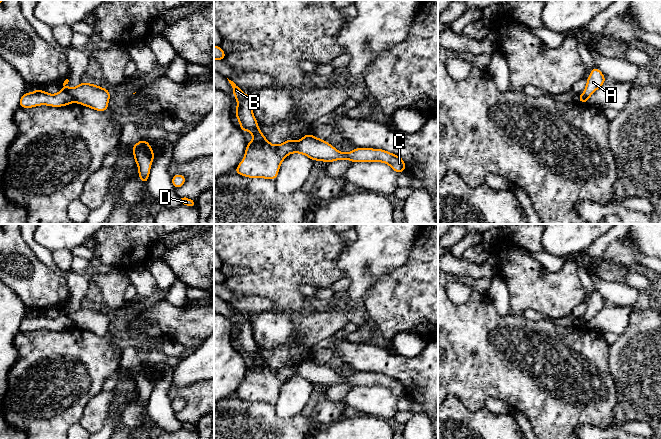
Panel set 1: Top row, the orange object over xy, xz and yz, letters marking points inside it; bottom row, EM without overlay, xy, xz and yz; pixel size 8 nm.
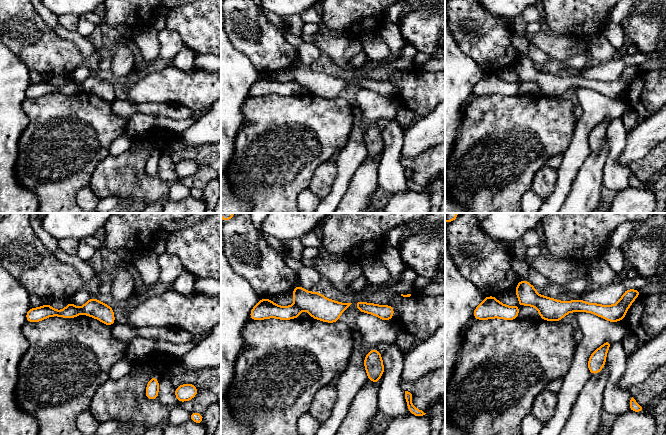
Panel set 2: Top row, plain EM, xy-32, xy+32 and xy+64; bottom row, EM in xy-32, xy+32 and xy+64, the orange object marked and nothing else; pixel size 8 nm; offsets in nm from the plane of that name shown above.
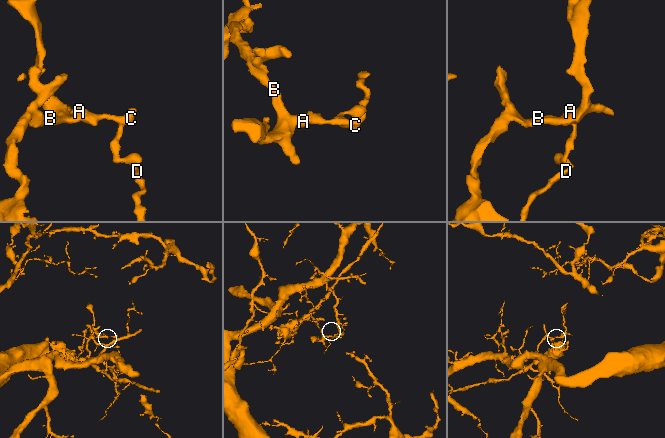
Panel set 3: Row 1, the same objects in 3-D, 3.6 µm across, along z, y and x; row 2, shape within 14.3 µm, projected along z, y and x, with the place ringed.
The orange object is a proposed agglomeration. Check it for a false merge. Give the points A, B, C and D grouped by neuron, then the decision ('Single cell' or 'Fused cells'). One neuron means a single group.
Groups: A C D / B. Fused cells

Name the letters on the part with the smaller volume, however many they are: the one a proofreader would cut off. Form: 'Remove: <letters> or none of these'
Remove: B

